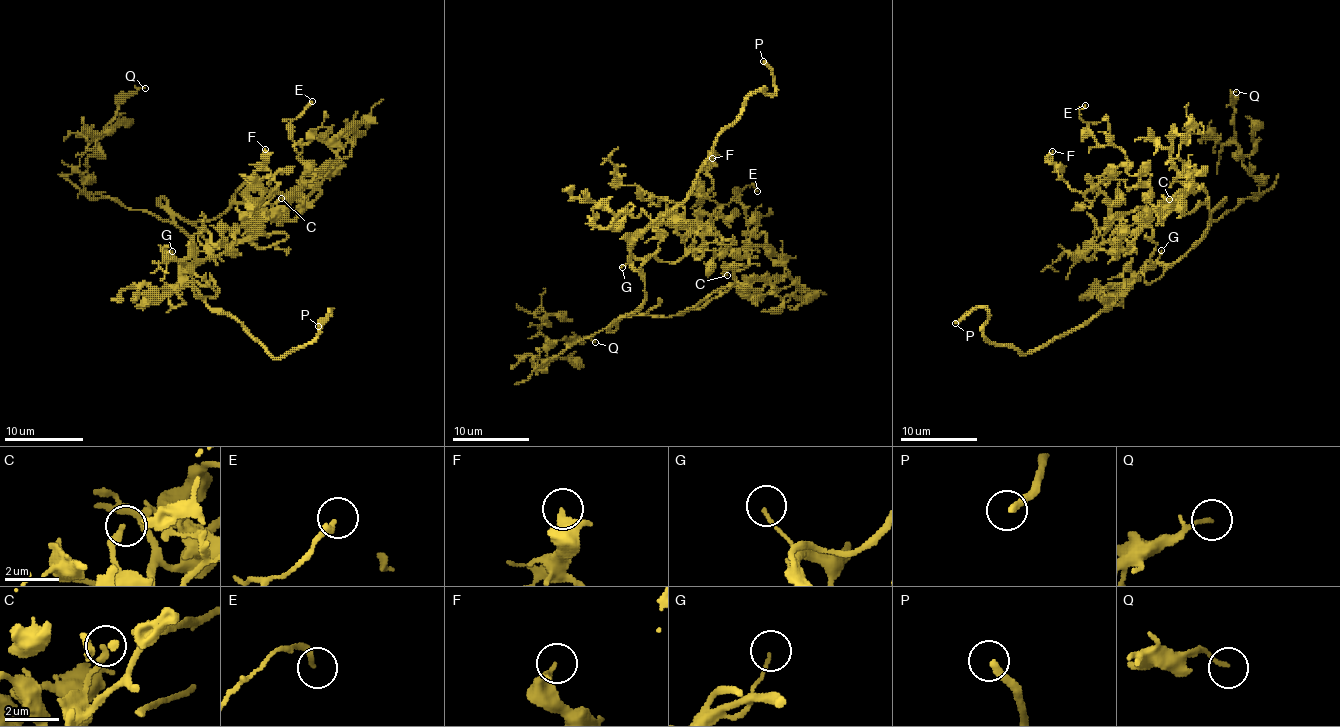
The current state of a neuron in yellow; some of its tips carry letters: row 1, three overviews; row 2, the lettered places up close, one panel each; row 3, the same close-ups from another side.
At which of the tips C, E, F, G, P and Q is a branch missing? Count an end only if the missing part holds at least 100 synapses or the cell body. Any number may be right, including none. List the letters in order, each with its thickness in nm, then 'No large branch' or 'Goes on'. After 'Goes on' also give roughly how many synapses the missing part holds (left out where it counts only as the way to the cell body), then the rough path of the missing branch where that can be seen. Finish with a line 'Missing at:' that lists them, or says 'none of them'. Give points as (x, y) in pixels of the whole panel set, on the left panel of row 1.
C: Thickness 260 nm. No large branch
E: Thickness 190 nm. No large branch
F: Thickness 280 nm. No large branch
G: Thickness 100 nm. No large branch
P: Thickness 280 nm. Goes on
Q: Thickness 130 nm. No large branch
Missing at: P

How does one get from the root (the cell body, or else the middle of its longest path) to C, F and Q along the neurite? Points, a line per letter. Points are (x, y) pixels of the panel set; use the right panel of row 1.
C: (1203, 235), (1211, 218), (1203, 185), (1186, 193), (1161, 216), (1169, 199)
F: (1203, 235), (1175, 262), (1152, 264), (1152, 229), (1121, 231), (1102, 193), (1089, 201), (1058, 176), (1052, 151)
Q: (1203, 235), (1215, 220), (1246, 199), (1259, 195), (1259, 181), (1242, 162), (1236, 141), (1232, 105), (1236, 92)

